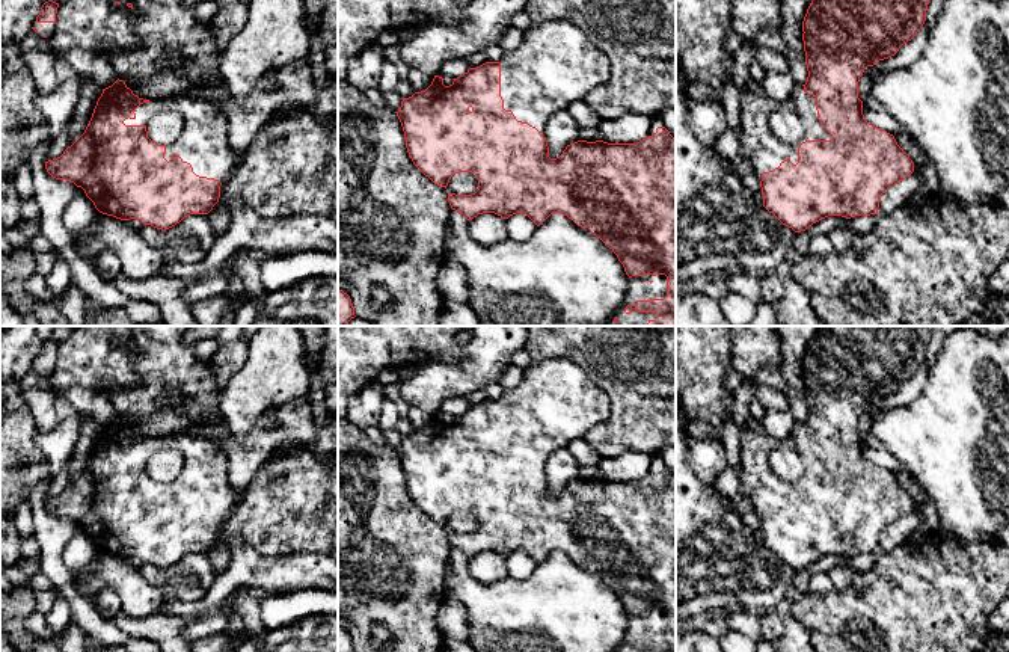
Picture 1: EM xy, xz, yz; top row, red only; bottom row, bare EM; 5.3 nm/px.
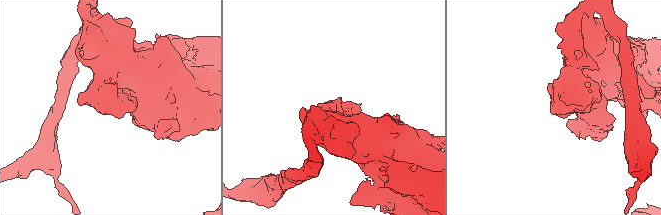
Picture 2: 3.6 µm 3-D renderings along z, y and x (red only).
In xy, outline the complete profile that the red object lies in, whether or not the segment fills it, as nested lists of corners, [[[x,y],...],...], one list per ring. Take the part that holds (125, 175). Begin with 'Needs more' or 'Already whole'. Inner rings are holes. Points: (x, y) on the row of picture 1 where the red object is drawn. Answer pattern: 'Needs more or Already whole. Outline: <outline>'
Needs more. Outline: [[[118,78],[103,89],[84,133],[60,157],[45,161],[45,169],[53,178],[81,187],[100,213],[121,220],[137,219],[143,225],[166,231],[190,214],[208,214],[219,202],[220,186],[240,163],[228,139],[228,119],[213,101],[187,97],[149,101],[134,95]],[[160,110],[176,112],[184,121],[179,137],[169,145],[158,145],[148,137],[146,125]]]

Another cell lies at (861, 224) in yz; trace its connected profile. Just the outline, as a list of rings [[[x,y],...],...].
[[[878,214],[870,216],[854,216],[848,219],[848,229],[851,229],[854,234],[864,234],[876,225]]]

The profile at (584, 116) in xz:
[[[584,98],[572,101],[566,110],[573,116],[579,128],[597,128],[602,119],[585,104]]]

